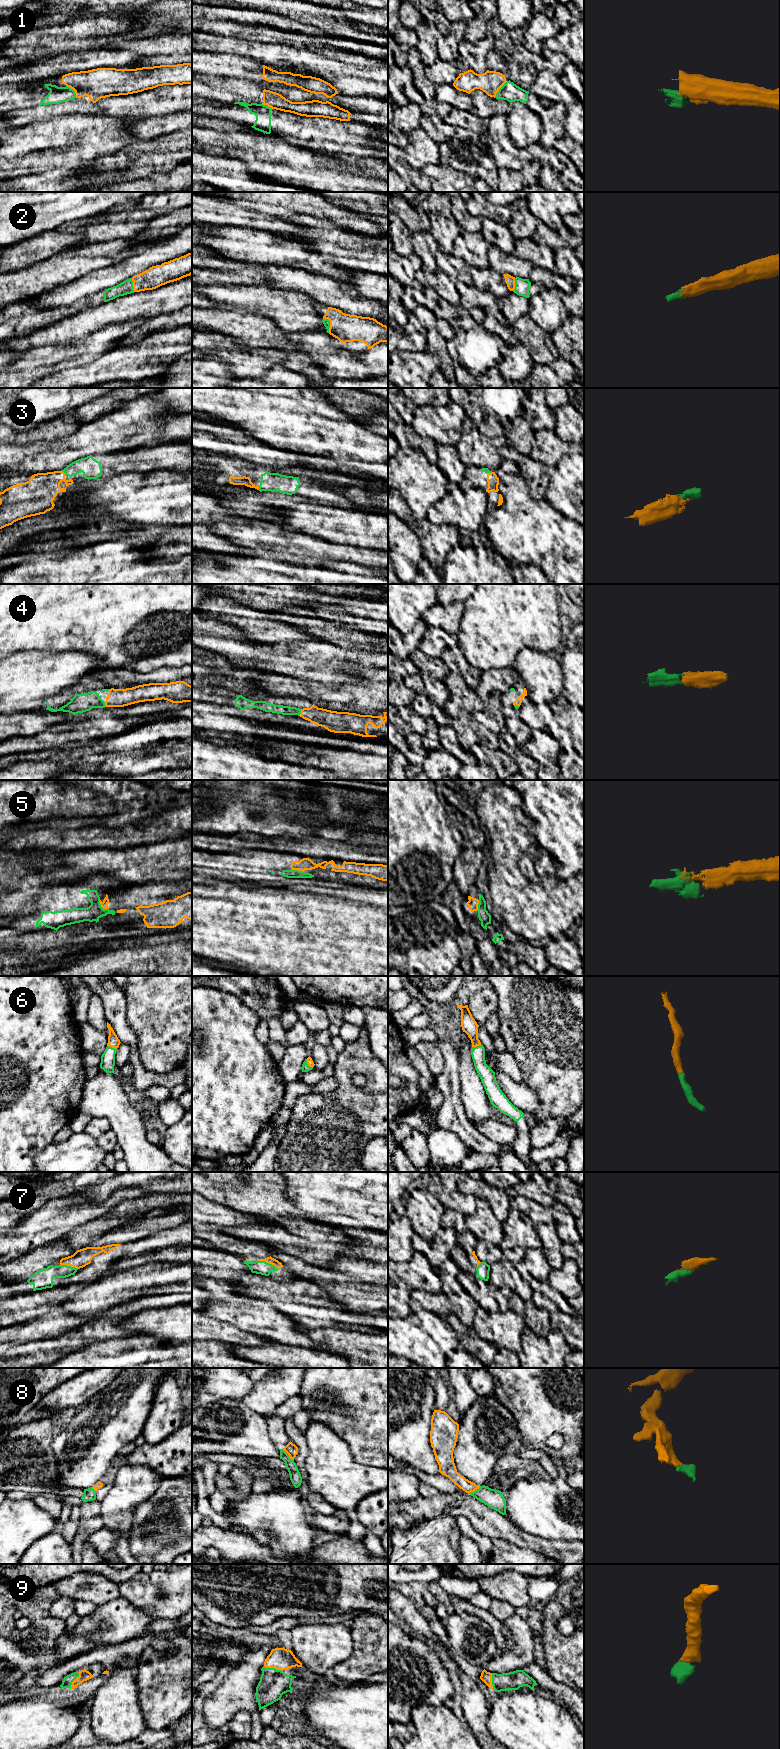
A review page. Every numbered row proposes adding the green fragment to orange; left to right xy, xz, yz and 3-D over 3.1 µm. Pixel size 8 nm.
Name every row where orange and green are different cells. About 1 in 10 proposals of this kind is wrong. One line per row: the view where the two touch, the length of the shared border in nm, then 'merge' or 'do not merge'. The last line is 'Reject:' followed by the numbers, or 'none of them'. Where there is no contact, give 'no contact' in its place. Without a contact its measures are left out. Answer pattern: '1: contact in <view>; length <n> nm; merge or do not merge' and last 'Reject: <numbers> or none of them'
1: contact in yz; length 170 nm; do not merge
2: contact in xz; length 130 nm; merge
3: contact in xy; length 60 nm; merge
4: contact in xz; length 60 nm; merge
5: contact in xy; length 110 nm; merge
6: contact in xy; length 90 nm; merge
7: contact in xz; length 190 nm; merge
8: contact in xz; length 130 nm; merge
9: contact in xz; length 170 nm; merge
Reject: 1

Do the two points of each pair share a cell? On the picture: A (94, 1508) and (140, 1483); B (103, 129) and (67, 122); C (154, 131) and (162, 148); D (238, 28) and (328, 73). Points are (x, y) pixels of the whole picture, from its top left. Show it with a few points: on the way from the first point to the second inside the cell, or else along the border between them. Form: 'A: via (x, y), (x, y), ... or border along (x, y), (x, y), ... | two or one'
A: border along (100, 1503), (100, 1514), (104, 1525) | two
B: via (94, 129), (76, 129) | one
C: border along (163, 134), (150, 139), (138, 139) | two
D: border along (246, 39), (282, 43), (292, 48) | two

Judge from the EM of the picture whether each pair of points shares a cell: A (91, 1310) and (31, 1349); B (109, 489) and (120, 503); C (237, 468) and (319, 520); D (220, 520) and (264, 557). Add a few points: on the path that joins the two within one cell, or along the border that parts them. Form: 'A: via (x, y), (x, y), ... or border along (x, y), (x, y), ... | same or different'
A: border along (110, 1308), (88, 1318) | different
B: via (112, 492), (120, 500) | same
C: border along (271, 493), (284, 498) | different
D: border along (245, 547), (267, 548), (278, 553) | different

